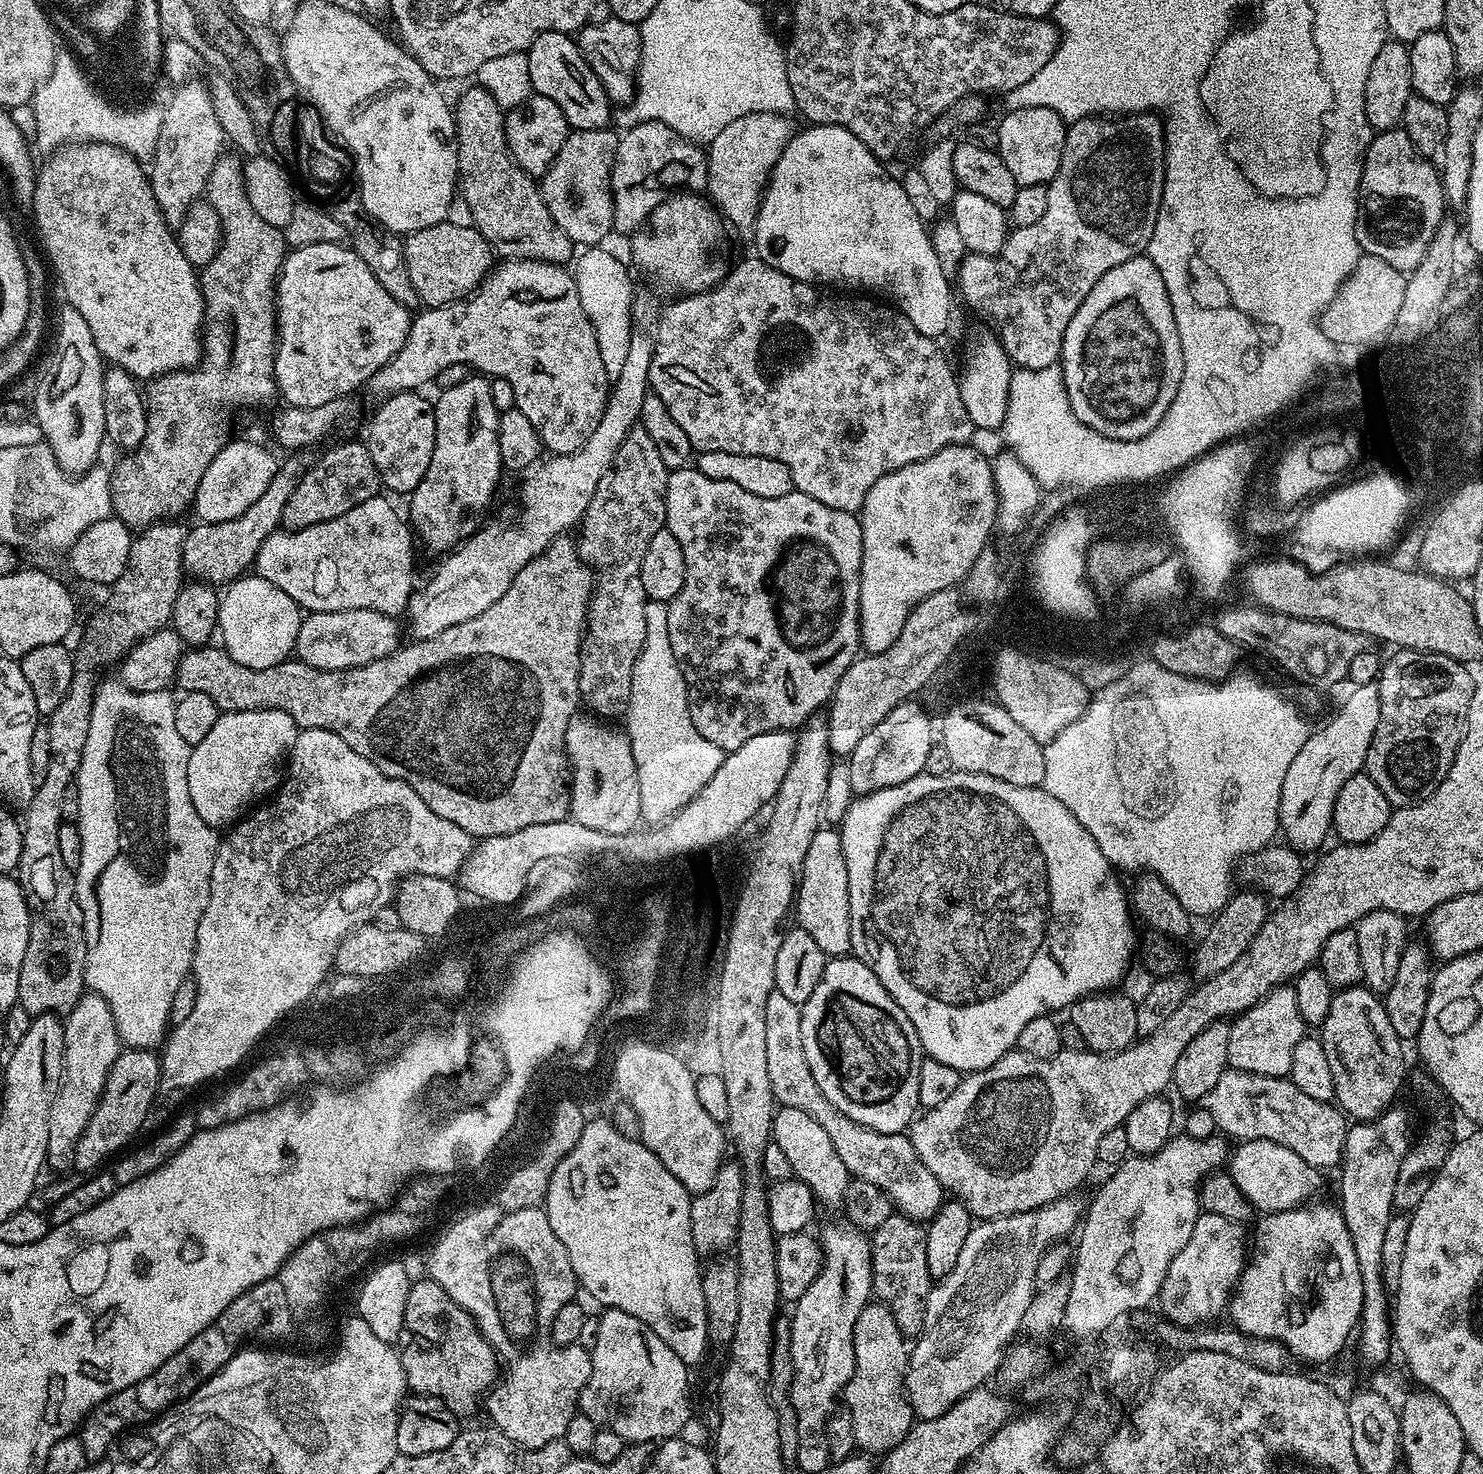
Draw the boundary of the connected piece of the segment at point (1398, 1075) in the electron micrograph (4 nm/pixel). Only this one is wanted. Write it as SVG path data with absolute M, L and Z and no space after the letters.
M1367 986L1339 989L1330 1002L1330 1014L1324 1023L1319 1025L1318 1038L1326 1050L1326 1059L1330 1062L1330 1074L1334 1074L1335 1103L1345 1117L1356 1122L1373 1120L1393 1107L1395 1100L1392 1099L1399 1094L1400 1087L1403 1084L1405 1087L1406 1084L1406 1076L1404 1080L1405 1045L1400 1035L1394 1030L1384 1009L1383 999L1377 993Z

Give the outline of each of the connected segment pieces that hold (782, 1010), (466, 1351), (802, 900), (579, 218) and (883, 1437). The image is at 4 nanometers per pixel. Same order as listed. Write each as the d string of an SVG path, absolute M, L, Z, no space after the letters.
M773 990L766 1002L766 1071L770 1077L772 1099L777 1105L800 1109L810 1114L826 1135L842 1158L849 1177L865 1180L878 1190L882 1190L891 1199L895 1211L912 1220L927 1222L944 1205L946 1189L930 1174L926 1162L918 1158L918 1150L914 1150L911 1139L904 1132L875 1132L854 1118L846 1118L818 1090L818 1082L814 1082L814 1074L810 1074L810 1062L806 1062L806 1049L802 1047L802 1014L801 1005L790 1002L780 992Z
M423 1279L413 1283L406 1298L404 1330L409 1340L402 1348L400 1361L413 1393L438 1398L450 1406L456 1417L465 1418L475 1410L479 1400L481 1403L482 1394L495 1385L498 1357L472 1315L455 1304L438 1282Z
M821 826L814 834L814 842L810 842L810 850L806 850L806 862L804 863L804 872L800 876L800 883L796 899L794 901L794 916L797 916L799 927L806 930L806 934L810 934L810 938L814 938L814 942L818 942L818 946L823 950L825 957L828 958L844 958L849 955L852 943L850 942L850 894L848 893L848 879L846 878L846 862L842 854L842 842L840 841L840 833L835 827Z
M611 127L569 131L566 142L562 142L562 148L558 150L550 170L546 170L546 174L539 181L538 187L544 205L550 210L556 225L572 239L573 245L600 246L605 243L604 239L608 235L613 235L612 219L616 205L612 202L612 167L616 161L617 139L617 133Z
M869 1302L854 1324L854 1374L848 1379L846 1410L854 1422L857 1449L864 1454L887 1454L898 1447L913 1426L912 1403L904 1387L910 1355L909 1341L898 1330L885 1304Z

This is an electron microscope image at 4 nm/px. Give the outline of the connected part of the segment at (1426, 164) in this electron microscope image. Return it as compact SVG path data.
M1399 127L1377 131L1364 156L1360 194L1362 211L1356 233L1361 249L1410 274L1422 262L1438 226L1446 219L1444 184L1437 165L1427 160Z

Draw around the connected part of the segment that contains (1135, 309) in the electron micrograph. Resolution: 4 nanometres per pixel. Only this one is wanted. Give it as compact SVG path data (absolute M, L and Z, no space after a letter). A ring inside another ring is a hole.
M1148 255L1130 258L1130 262L1114 266L1114 270L1106 270L1098 278L1094 290L1086 294L1086 302L1078 306L1074 318L1070 318L1070 326L1066 326L1059 363L1064 369L1074 414L1098 434L1115 440L1140 440L1162 422L1166 410L1170 410L1170 402L1178 394L1184 359L1166 282L1162 282L1158 266L1154 266Z

